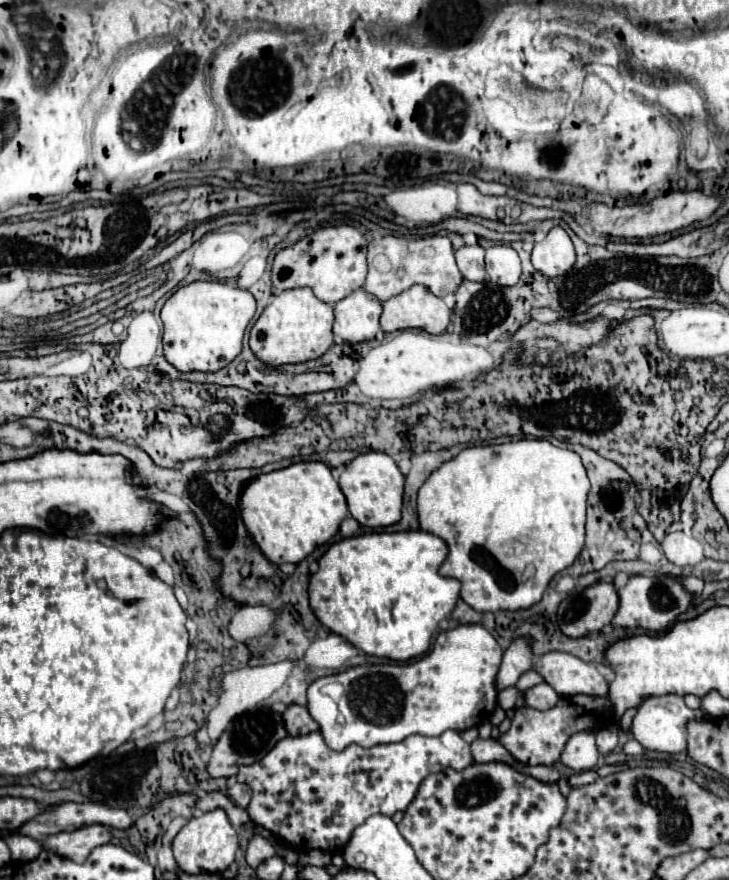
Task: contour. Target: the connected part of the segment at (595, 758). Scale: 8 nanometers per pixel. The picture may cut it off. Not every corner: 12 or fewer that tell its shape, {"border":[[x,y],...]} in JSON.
{"border":[[575,733],[561,761],[589,771],[599,761],[593,733]]}

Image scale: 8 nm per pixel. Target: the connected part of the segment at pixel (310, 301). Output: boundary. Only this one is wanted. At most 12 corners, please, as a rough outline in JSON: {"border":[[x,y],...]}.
{"border":[[309,287],[279,293],[251,327],[269,367],[319,359],[333,307]]}

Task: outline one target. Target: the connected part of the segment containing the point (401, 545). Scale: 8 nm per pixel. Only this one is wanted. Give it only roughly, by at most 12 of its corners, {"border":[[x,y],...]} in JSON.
{"border":[[427,531],[337,541],[311,575],[321,625],[413,659],[453,611]]}

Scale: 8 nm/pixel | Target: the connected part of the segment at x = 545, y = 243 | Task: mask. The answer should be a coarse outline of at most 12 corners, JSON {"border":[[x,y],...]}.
{"border":[[563,227],[535,243],[531,263],[549,279],[573,267],[575,251]]}

